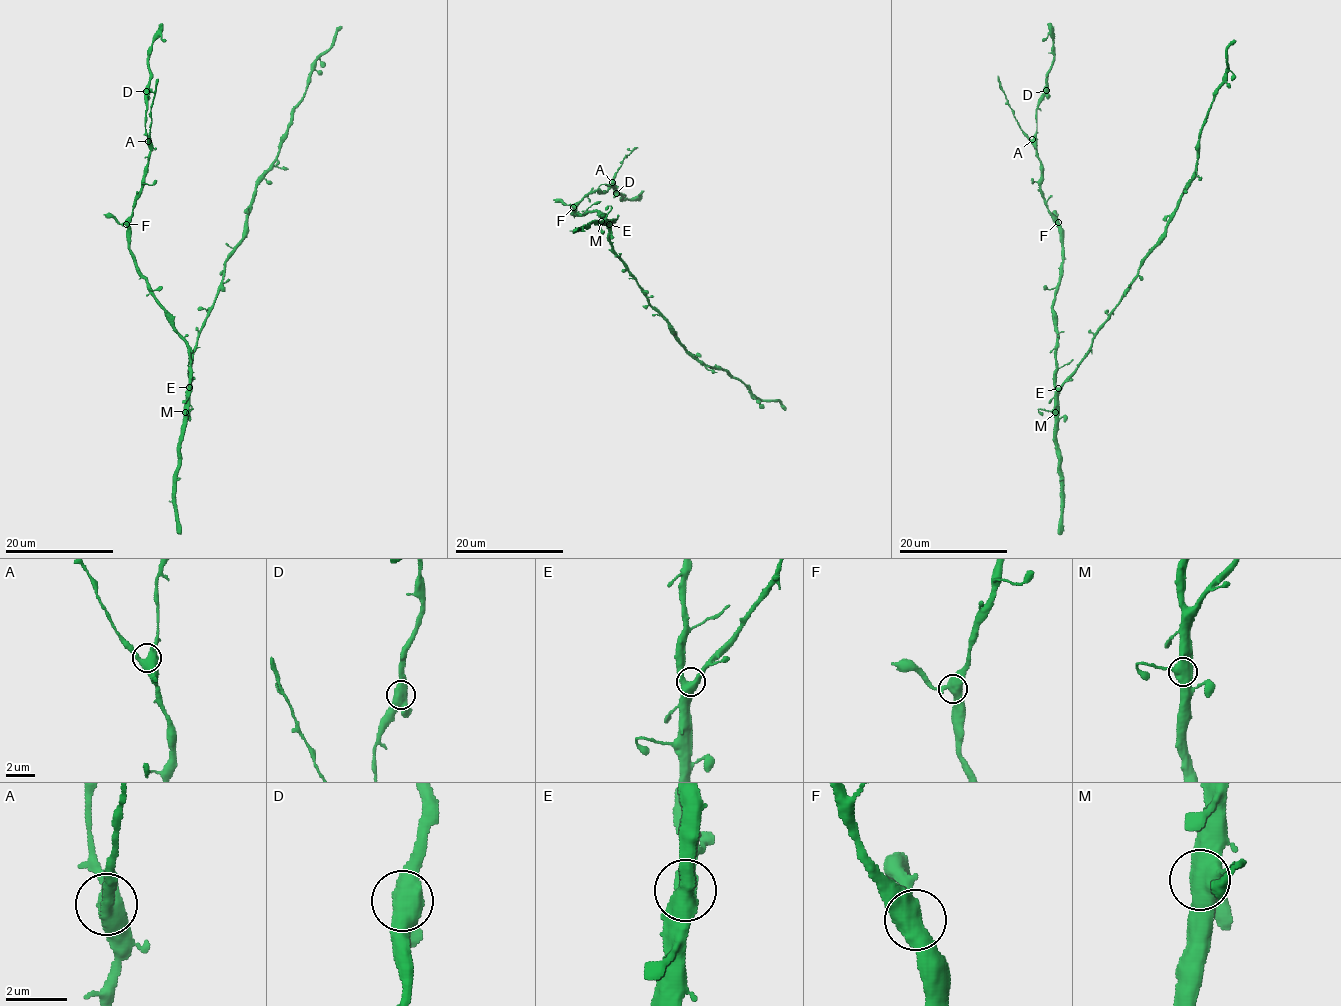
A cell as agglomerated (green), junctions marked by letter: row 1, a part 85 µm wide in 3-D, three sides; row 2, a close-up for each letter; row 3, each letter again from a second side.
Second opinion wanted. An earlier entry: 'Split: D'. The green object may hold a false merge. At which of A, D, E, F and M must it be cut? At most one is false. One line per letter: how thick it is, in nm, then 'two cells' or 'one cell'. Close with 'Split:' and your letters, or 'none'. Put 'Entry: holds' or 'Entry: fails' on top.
Entry: fails
A: 480 nm thick; one cell
D: 600 nm thick; one cell
E: 480 nm thick; one cell
F: 480 nm thick; one cell
M: 500 nm thick; one cell
Split: none

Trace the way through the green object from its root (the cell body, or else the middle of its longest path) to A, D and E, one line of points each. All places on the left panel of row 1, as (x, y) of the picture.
A: (191, 370), (189, 387), (188, 341), (156, 298), (130, 249), (129, 217), (149, 157), (148, 141)
D: (191, 370), (189, 387), (188, 341), (156, 298), (130, 249), (129, 217), (150, 150), (145, 127), (146, 92)
E: (191, 370), (189, 387)

